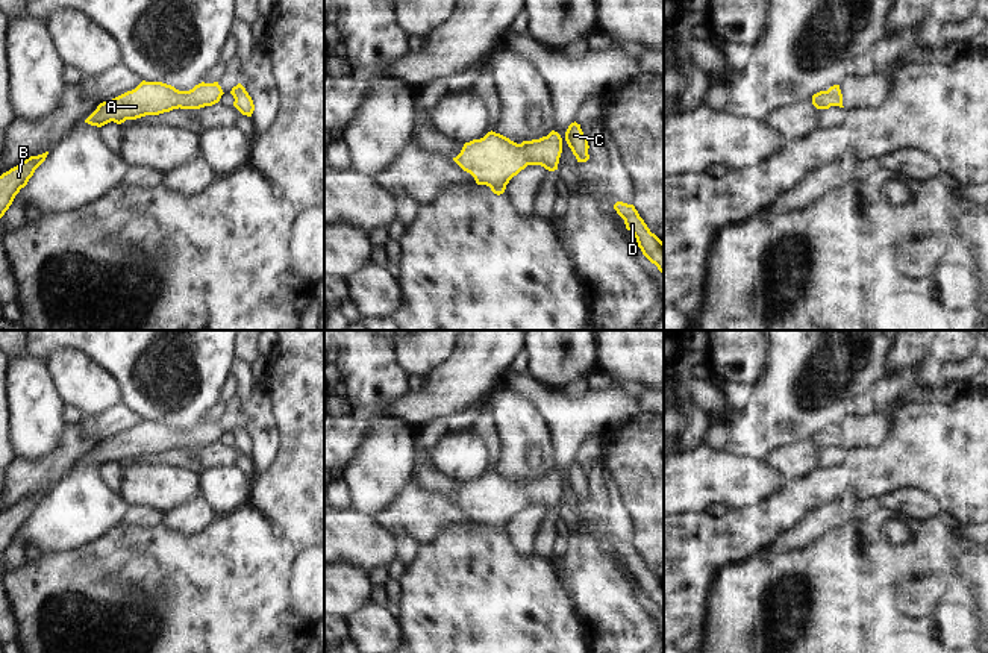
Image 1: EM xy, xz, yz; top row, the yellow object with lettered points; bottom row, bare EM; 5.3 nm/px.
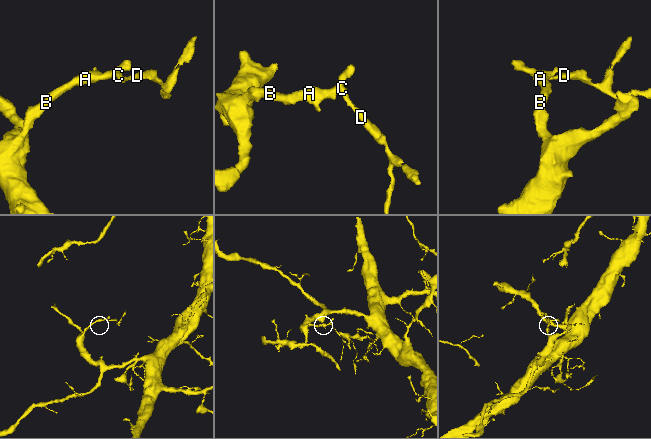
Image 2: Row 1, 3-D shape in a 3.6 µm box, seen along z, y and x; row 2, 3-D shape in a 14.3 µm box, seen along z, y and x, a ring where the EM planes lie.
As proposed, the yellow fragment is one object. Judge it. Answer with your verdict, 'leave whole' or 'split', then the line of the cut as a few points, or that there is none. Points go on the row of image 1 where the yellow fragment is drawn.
leave whole | no cut

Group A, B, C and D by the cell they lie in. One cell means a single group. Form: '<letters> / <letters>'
A B C D

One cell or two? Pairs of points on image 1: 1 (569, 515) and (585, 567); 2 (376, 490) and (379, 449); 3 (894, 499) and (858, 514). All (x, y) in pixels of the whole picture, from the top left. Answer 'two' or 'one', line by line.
1: two
2: one
3: two

